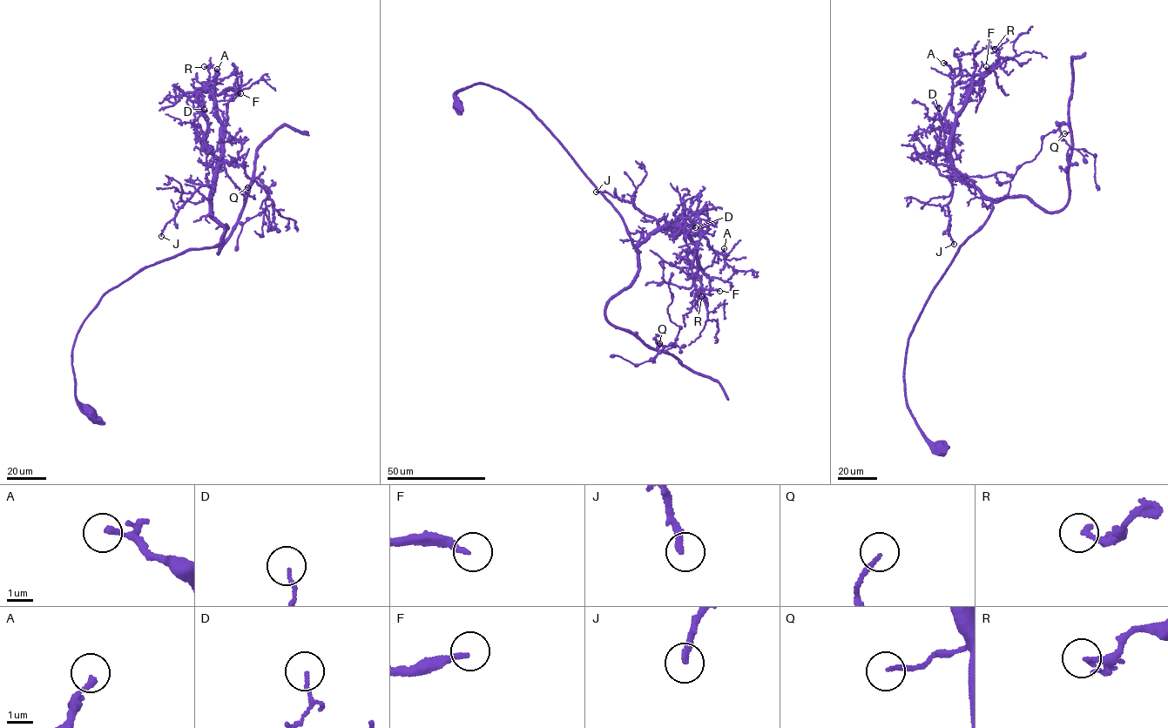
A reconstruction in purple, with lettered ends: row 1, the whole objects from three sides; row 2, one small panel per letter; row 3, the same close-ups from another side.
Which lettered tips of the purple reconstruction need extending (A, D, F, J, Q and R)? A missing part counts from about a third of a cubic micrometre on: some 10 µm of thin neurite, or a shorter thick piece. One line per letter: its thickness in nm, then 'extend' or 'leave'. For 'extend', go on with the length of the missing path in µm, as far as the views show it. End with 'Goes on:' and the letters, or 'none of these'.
A: 220 nm | extend | 25 µm
D: 100 nm | leave
F: 200 nm | leave
J: 240 nm | leave
Q: 140 nm | extend | 15 µm
R: 170 nm | leave
Goes on: A, Q

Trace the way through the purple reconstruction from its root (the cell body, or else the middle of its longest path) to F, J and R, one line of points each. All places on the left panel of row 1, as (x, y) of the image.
F: (88, 411), (75, 393), (72, 347), (101, 297), (219, 242), (209, 207), (222, 124), (212, 96), (240, 93)
J: (88, 411), (75, 393), (79, 326), (103, 295), (145, 268), (218, 244), (211, 188), (192, 194), (161, 236)
R: (88, 411), (72, 347), (101, 297), (224, 232), (209, 207), (222, 124), (204, 66)

